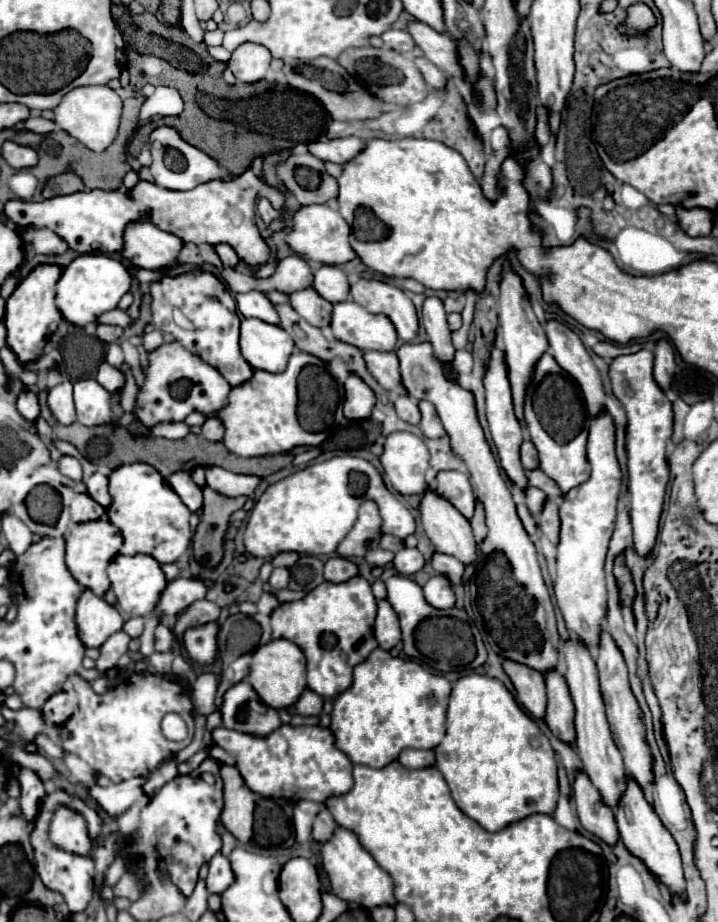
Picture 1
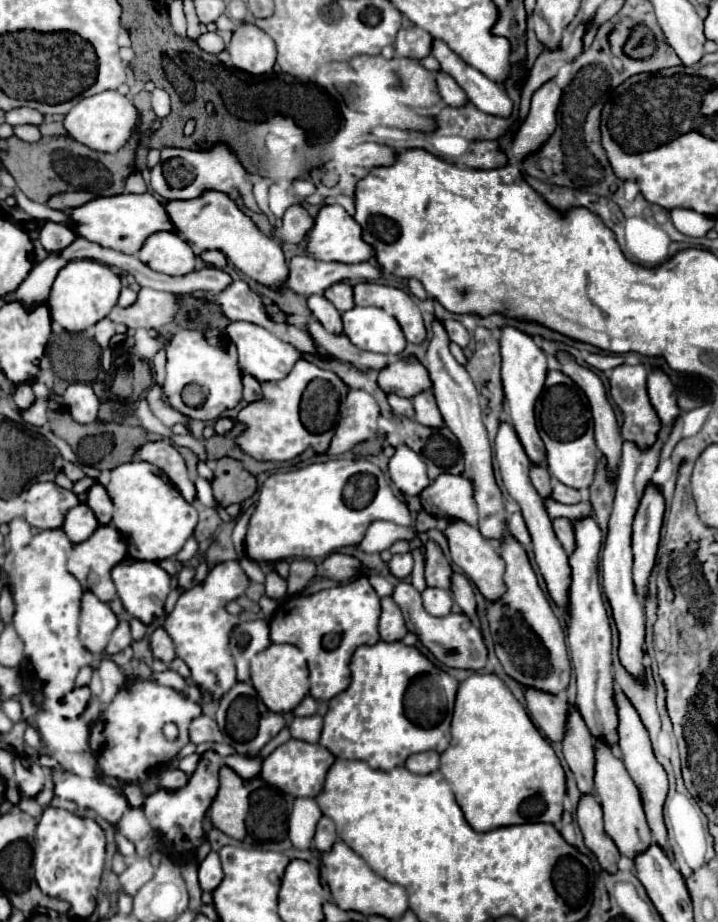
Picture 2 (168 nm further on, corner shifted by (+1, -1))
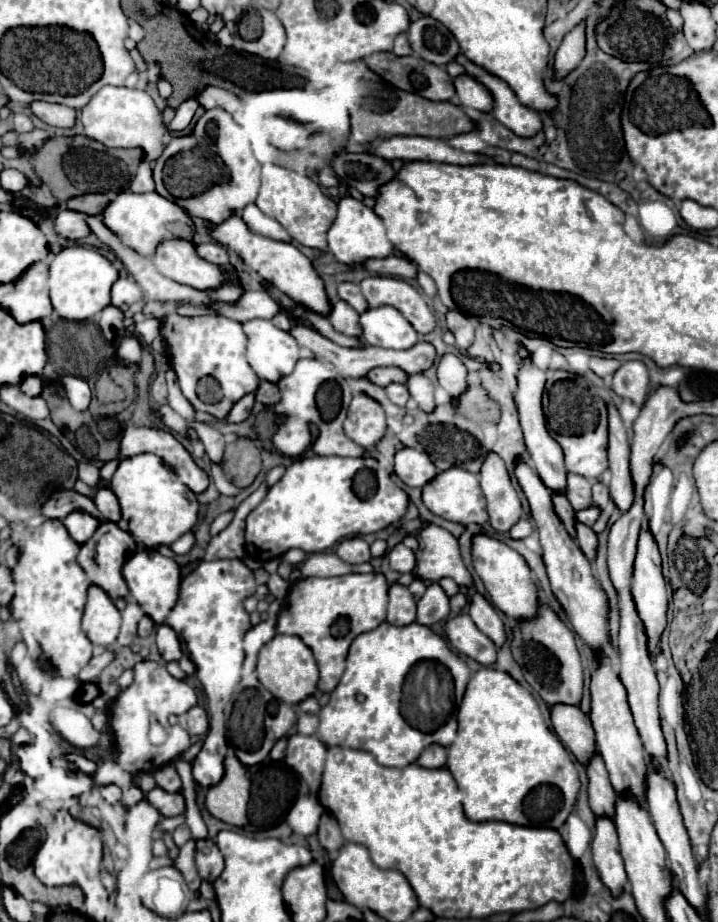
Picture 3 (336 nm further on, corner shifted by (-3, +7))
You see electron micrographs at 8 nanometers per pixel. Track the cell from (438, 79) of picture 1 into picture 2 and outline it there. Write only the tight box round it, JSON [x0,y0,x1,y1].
[435,72,467,106]

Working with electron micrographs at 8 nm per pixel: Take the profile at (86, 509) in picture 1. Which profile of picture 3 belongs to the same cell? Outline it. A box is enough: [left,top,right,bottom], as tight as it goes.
[63,512,99,544]

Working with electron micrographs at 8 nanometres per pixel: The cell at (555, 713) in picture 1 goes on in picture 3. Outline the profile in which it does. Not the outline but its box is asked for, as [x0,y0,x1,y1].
[587,754,617,818]

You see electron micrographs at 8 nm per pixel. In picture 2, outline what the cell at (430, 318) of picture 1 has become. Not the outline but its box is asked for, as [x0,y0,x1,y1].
[425,320,507,540]

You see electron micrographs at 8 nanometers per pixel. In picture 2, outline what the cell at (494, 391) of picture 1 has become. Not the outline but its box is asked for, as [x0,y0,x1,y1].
[495,420,569,608]

